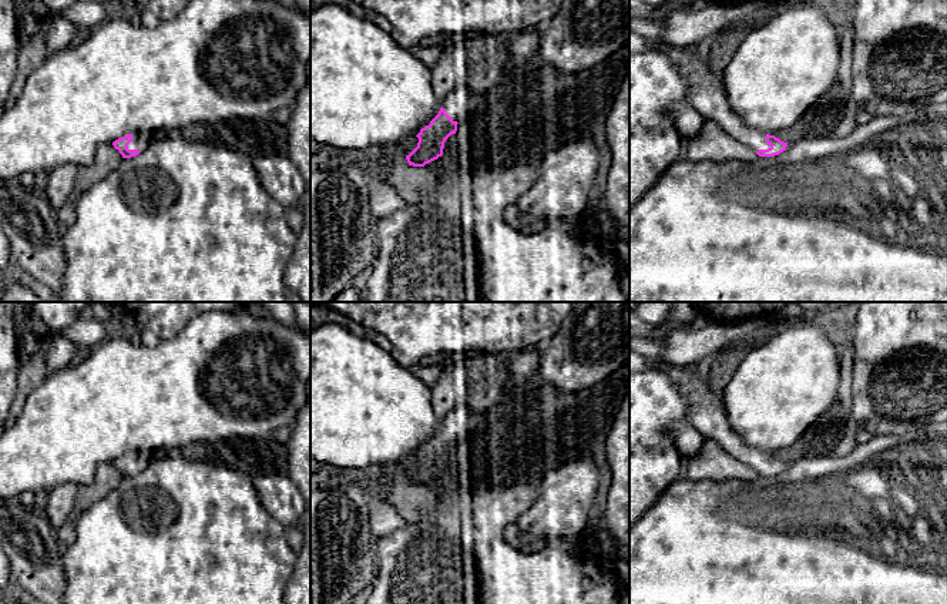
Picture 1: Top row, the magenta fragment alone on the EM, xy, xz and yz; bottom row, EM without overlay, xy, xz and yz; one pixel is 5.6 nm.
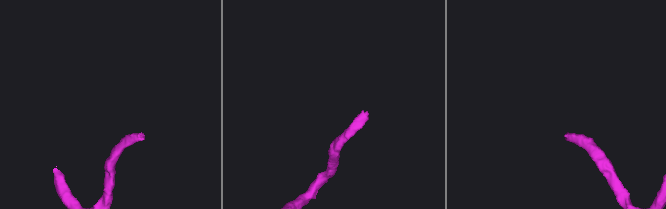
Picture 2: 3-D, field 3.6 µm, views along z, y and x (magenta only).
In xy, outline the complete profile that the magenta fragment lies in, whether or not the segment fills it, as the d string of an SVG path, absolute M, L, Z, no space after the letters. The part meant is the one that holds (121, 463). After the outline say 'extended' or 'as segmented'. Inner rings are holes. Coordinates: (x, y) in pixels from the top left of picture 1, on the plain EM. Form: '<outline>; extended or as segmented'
M128 453L115 459L113 464L120 470L122 477L131 477L144 470L151 457L152 453Z; extended

